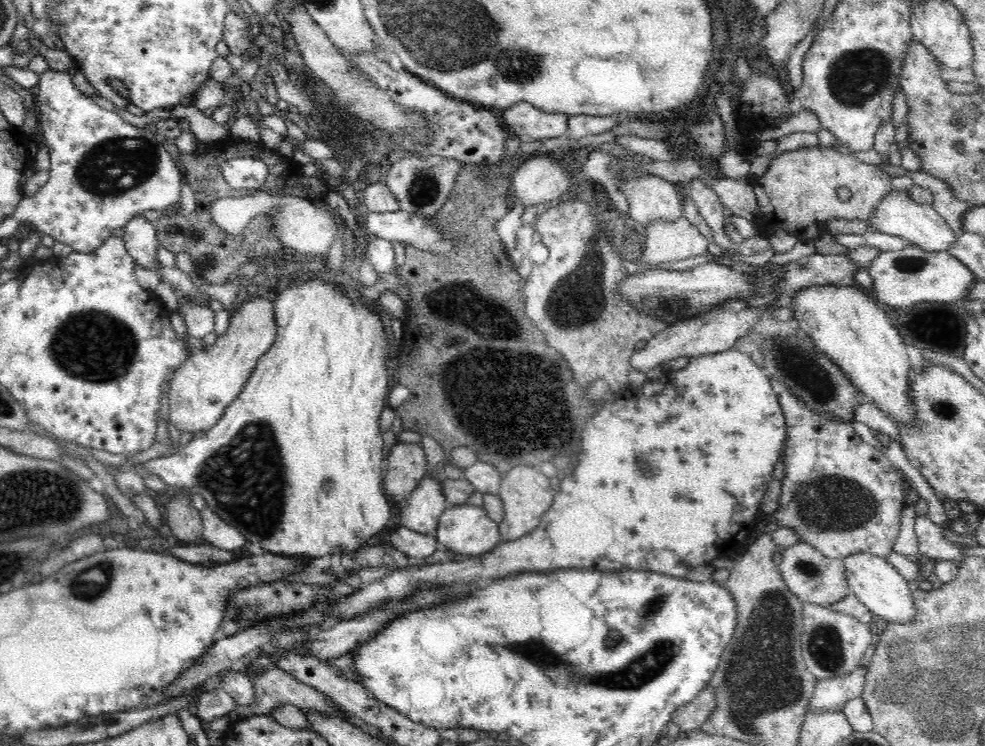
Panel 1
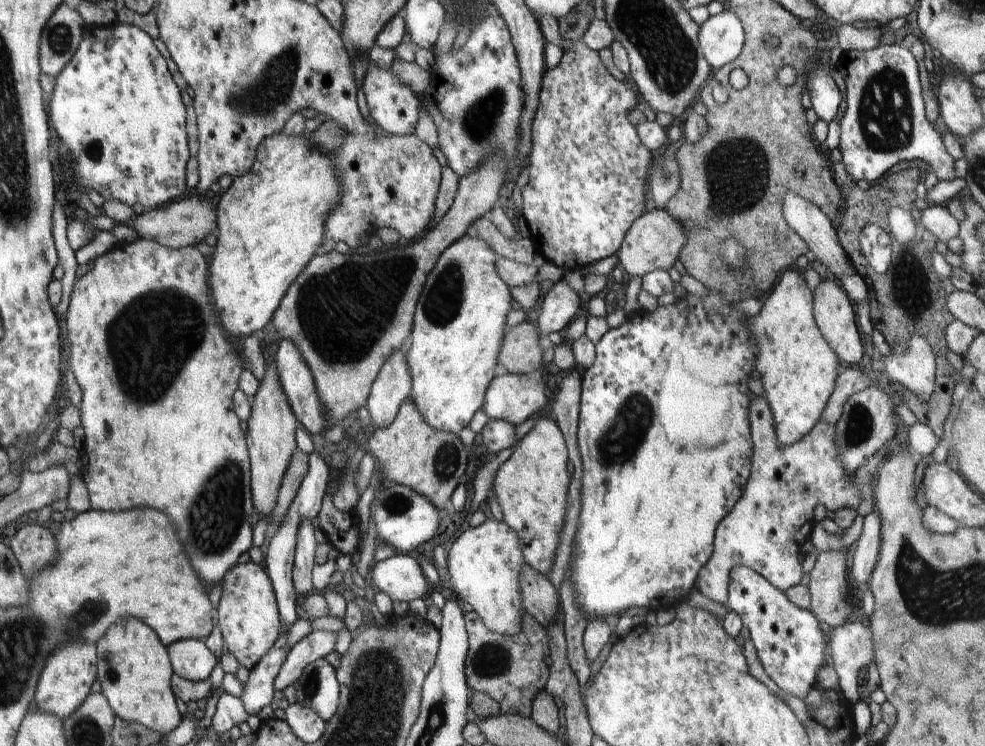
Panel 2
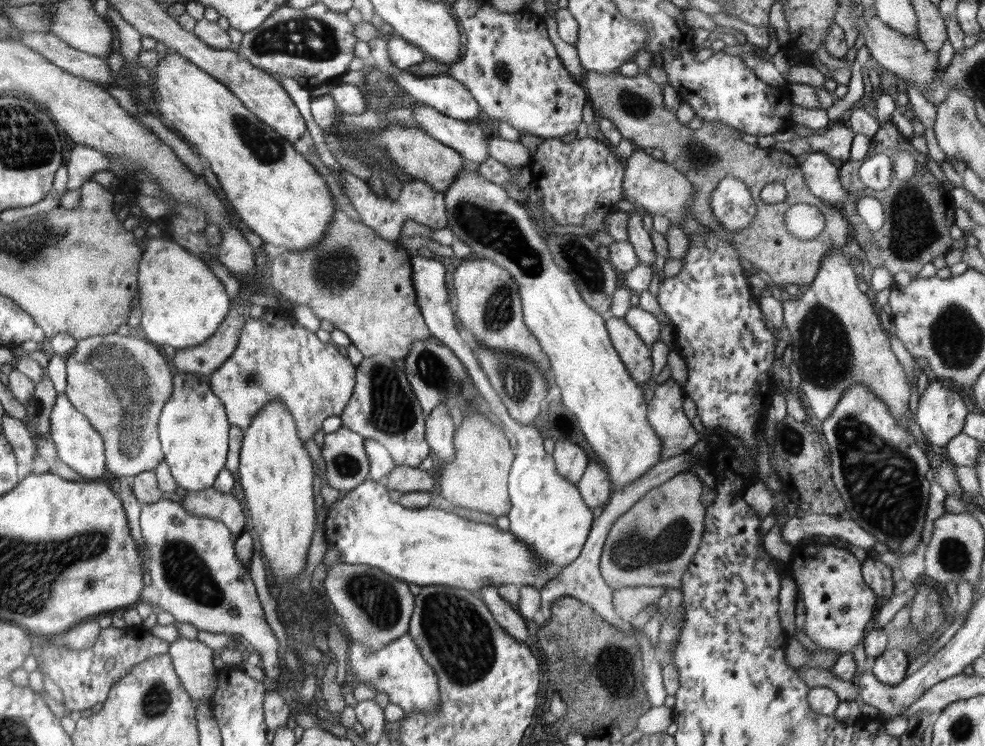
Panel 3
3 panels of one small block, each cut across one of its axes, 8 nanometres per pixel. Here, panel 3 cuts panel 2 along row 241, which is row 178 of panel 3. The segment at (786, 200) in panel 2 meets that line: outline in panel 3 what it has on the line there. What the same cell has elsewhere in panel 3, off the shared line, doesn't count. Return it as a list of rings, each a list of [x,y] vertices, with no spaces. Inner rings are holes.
[[[822,152],[804,153],[801,170],[808,190],[824,202],[834,205],[848,198],[848,192],[842,188],[838,163]]]

